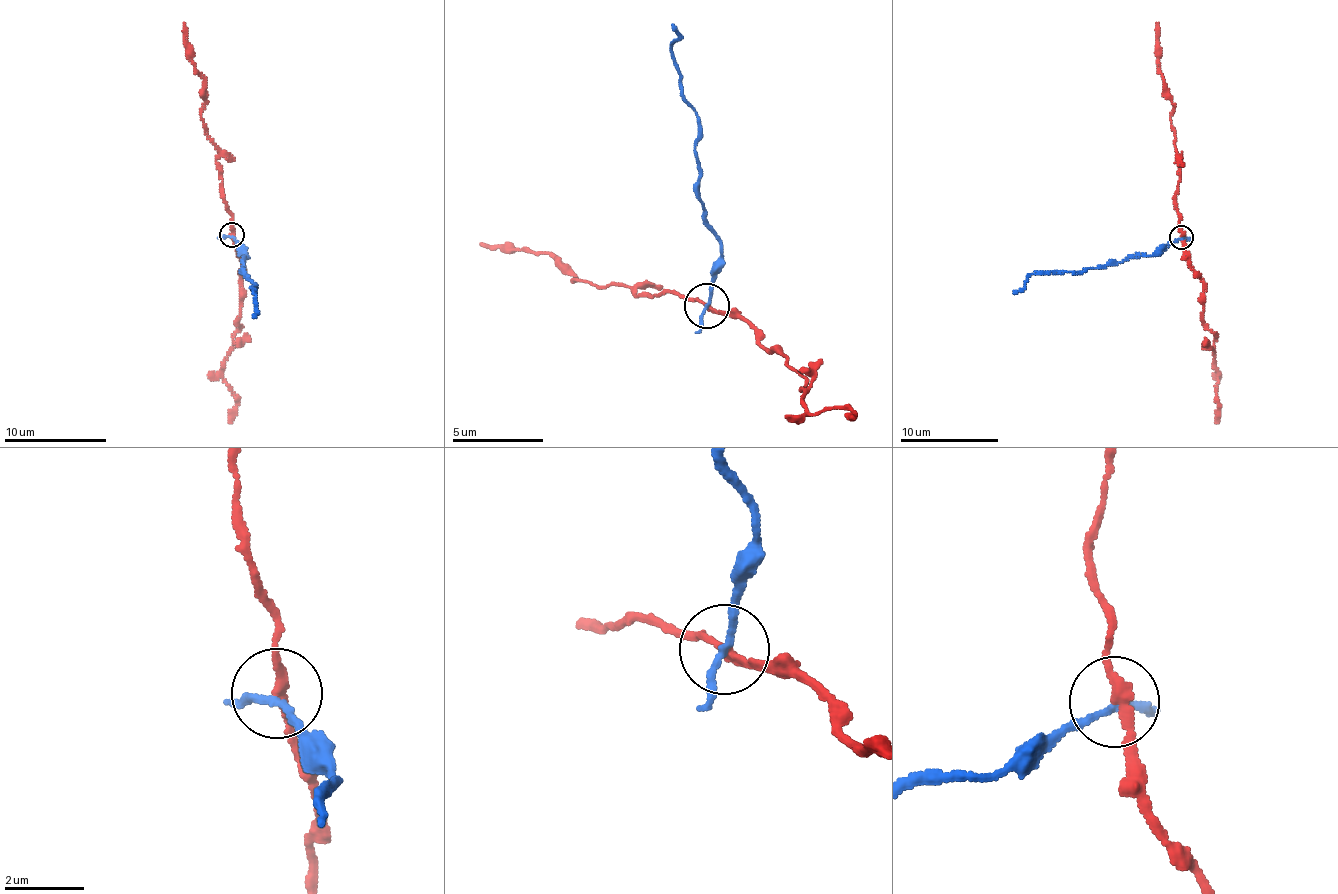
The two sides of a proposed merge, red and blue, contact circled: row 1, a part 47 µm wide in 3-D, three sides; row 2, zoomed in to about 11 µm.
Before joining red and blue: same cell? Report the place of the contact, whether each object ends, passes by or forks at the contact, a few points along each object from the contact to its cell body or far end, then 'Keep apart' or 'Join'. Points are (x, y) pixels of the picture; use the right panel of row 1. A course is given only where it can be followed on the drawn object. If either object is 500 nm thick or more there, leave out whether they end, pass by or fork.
Place: (1181, 237). At the ring red passes by. At the ring blue passes by. Course of red: (1182, 236), (1176, 201), (1181, 163), (1170, 118), (1172, 96), (1160, 68), (1159, 23). Course of blue: (1182, 239), (1117, 264), (1032, 274), (1025, 286), (1013, 293). Keep apart

